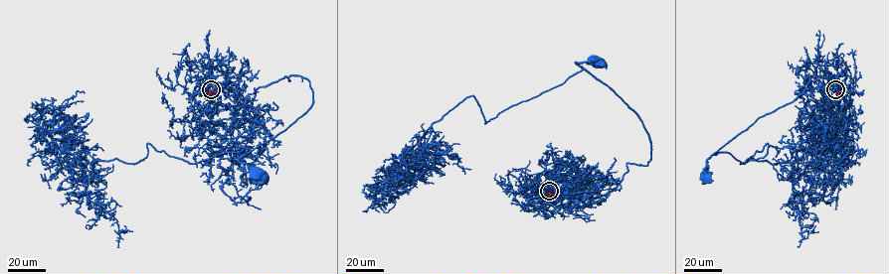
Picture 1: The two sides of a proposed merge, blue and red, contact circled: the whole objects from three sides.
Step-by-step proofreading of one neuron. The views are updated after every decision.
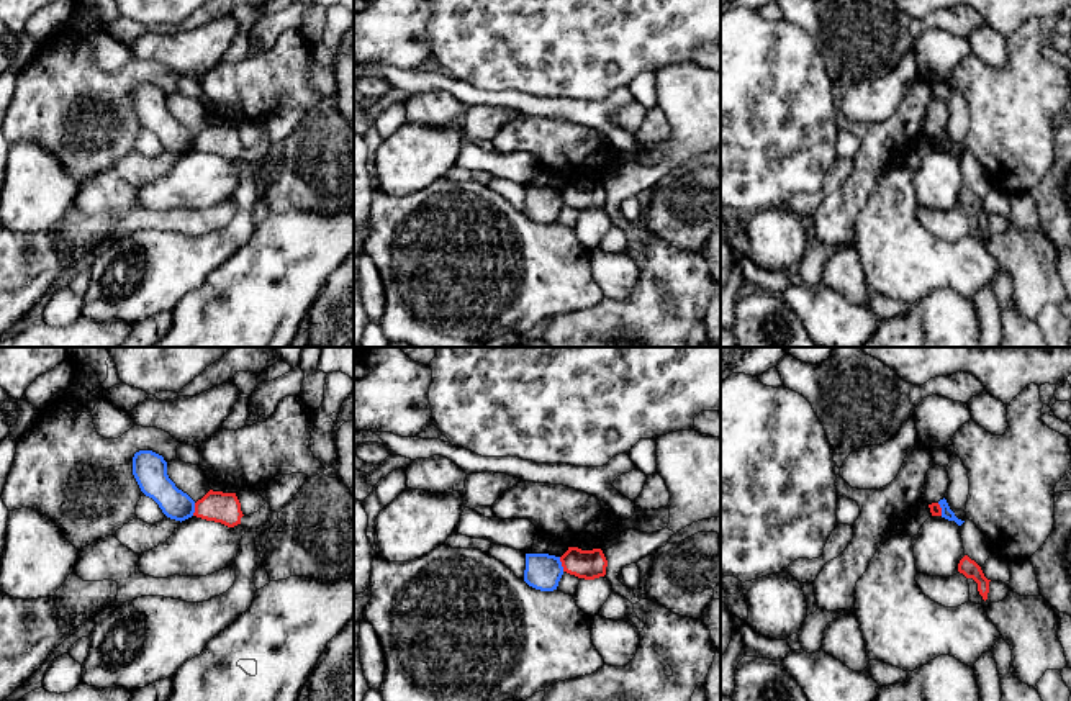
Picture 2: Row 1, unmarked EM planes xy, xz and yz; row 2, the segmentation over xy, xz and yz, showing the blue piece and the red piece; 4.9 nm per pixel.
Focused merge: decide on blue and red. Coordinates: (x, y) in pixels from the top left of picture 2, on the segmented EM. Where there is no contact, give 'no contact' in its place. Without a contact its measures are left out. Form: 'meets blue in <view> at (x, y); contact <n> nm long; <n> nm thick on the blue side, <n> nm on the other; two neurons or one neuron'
meets blue in xz at (560, 564); contact 80 nm long; 180 nm thick on the blue side, 140 nm on the other; two neurons

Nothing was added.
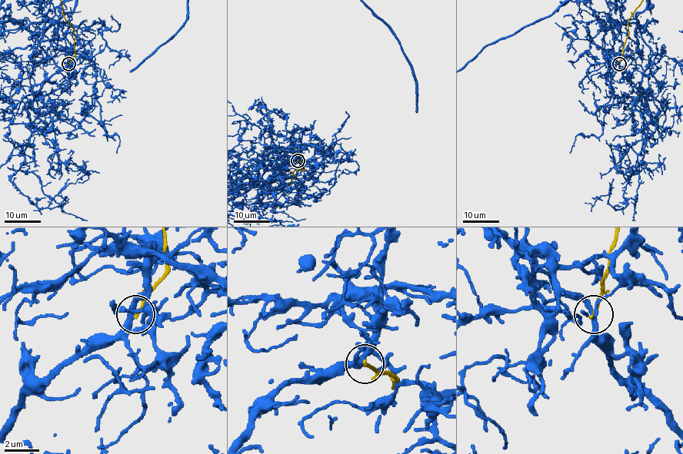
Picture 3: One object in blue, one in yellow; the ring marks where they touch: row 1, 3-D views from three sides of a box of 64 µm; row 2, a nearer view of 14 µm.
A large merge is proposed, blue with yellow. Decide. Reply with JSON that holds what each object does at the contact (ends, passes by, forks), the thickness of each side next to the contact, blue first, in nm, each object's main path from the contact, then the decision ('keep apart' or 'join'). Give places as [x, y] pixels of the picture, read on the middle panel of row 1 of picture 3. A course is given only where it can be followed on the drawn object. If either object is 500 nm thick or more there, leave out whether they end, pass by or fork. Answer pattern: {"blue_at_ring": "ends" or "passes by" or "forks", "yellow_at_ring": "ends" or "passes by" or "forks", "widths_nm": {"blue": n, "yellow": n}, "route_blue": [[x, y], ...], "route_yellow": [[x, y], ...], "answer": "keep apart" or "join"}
{"blue_at_ring": "passes by", "yellow_at_ring": "ends", "widths_nm": {"blue": 320, "yellow": 190}, "answer": "keep apart"}

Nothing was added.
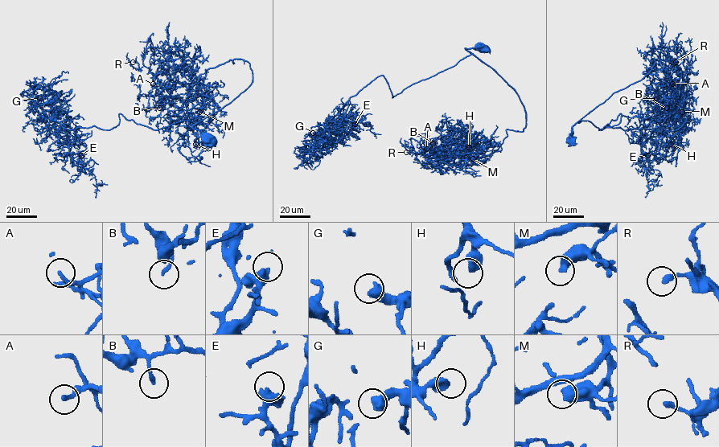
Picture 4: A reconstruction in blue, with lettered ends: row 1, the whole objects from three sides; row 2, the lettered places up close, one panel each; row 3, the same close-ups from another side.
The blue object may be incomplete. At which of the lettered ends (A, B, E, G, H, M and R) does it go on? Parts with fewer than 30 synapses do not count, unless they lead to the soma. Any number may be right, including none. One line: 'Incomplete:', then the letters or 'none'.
Incomplete: A, E

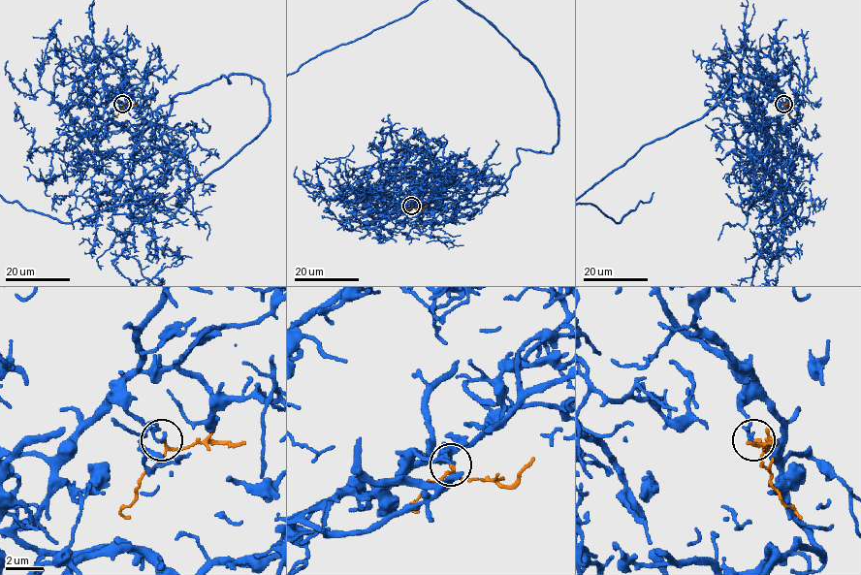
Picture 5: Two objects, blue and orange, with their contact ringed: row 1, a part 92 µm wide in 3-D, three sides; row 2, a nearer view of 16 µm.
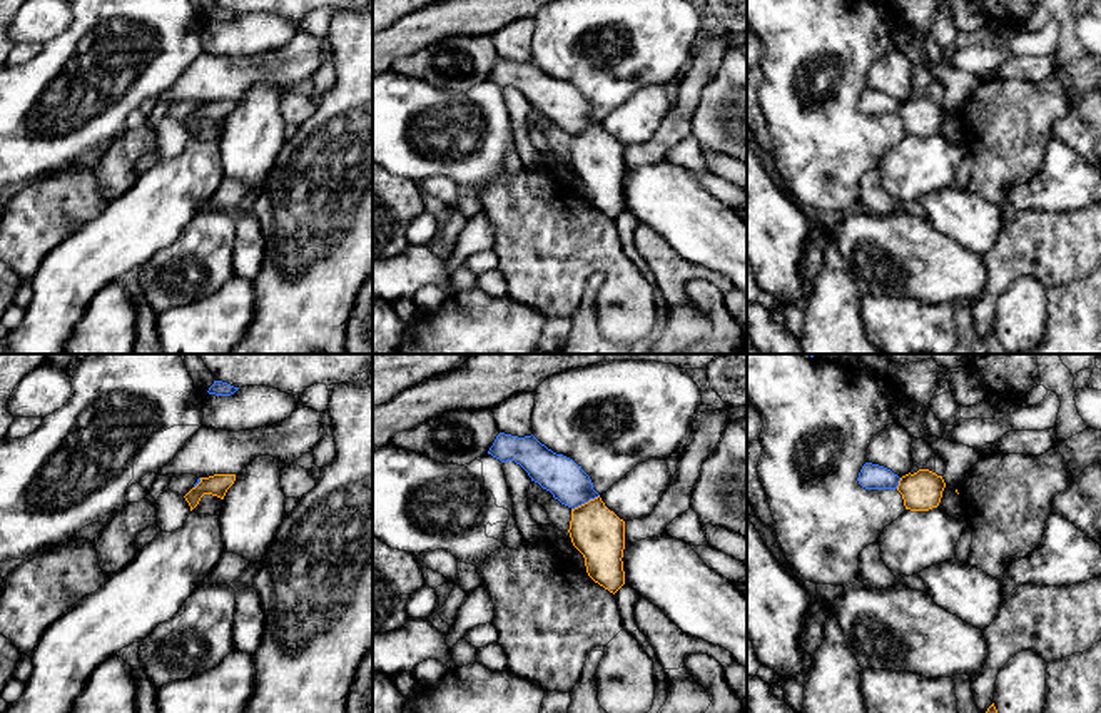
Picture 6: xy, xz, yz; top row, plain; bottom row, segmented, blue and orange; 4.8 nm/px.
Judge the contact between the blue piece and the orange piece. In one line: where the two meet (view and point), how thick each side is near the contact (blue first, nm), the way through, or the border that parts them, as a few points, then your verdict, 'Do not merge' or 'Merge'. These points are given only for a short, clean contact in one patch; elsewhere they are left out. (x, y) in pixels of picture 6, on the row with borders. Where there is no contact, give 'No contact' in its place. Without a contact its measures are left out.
Touches blue at xz (585, 501). Thickness 190 nm (blue) against 240 nm. Boundary: xz (598, 495), (572, 510). Do not merge

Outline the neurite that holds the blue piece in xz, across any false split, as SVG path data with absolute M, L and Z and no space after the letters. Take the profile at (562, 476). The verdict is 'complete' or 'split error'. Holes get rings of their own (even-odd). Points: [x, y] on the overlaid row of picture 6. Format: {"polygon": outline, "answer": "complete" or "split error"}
{"polygon": "M500 432L488 454L501 463L515 461L528 473L531 481L571 509L600 496L581 466L563 454L553 453L533 434L518 437Z", "answer": "complete"}

